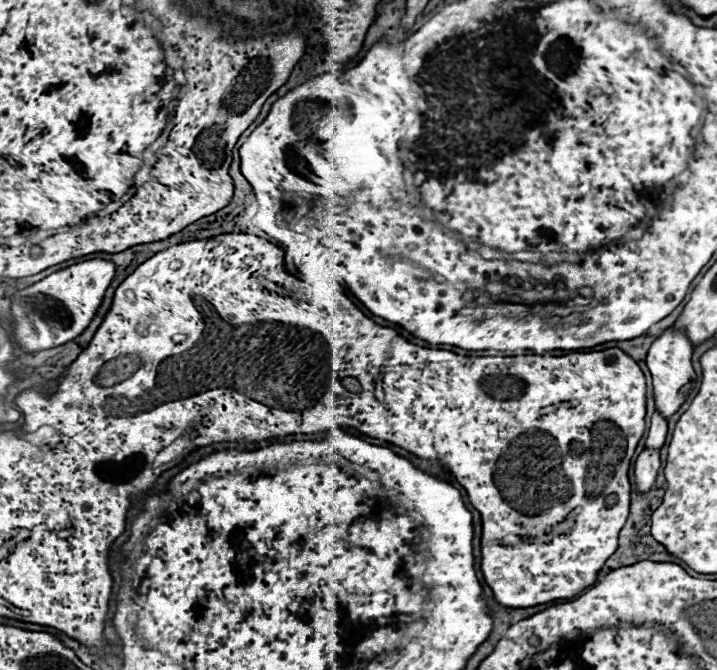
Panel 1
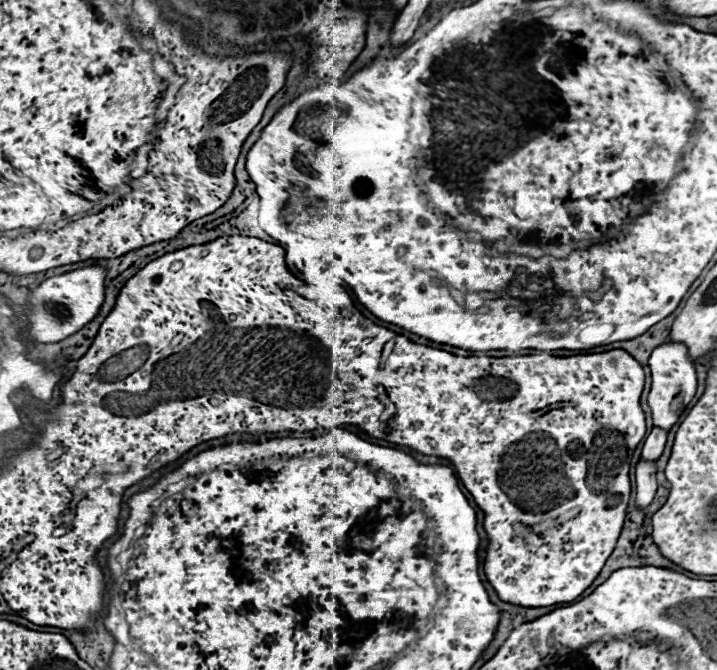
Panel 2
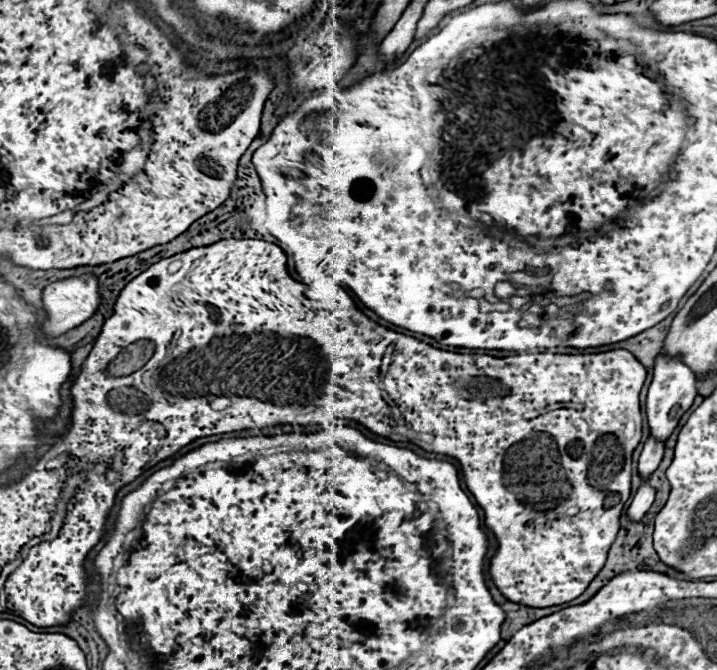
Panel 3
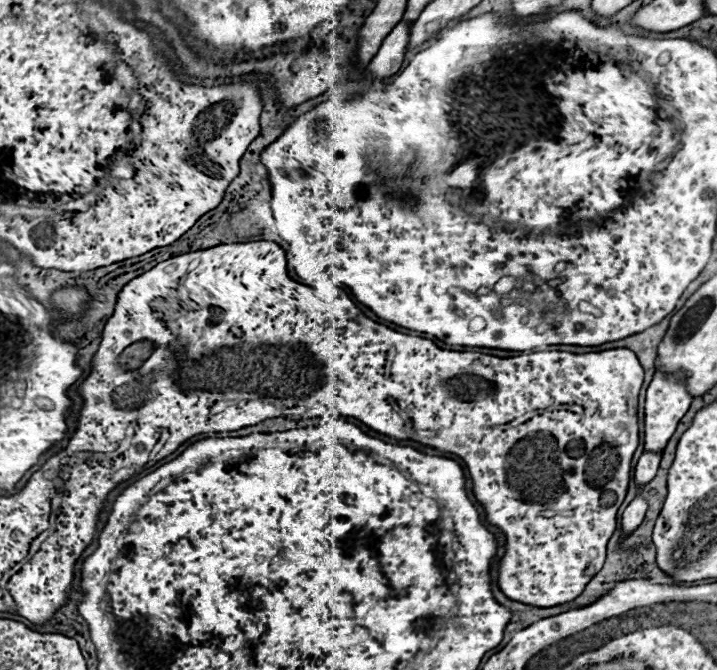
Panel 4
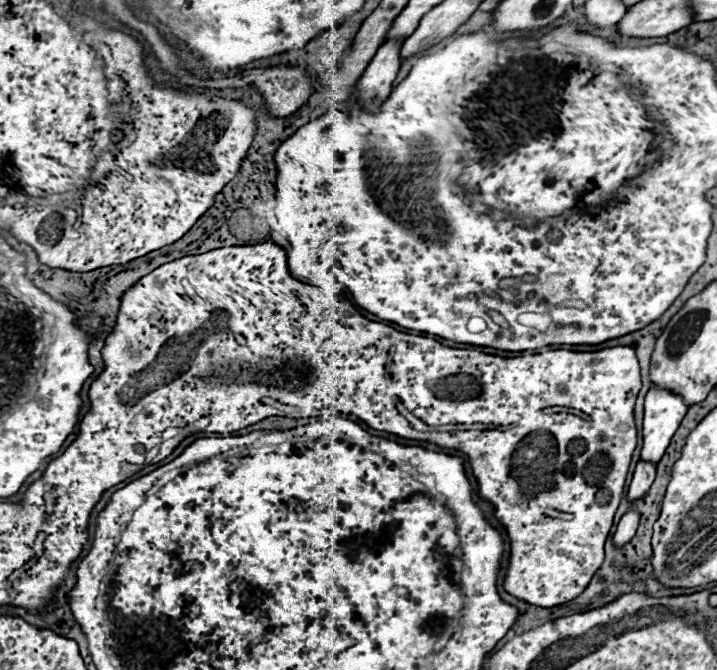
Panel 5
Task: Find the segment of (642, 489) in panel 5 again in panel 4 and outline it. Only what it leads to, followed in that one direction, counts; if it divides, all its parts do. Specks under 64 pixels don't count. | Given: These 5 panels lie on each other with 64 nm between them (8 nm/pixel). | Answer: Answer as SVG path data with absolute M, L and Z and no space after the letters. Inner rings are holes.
M644 450L644 454L640 456L640 460L636 464L636 474L634 474L638 486L648 484L656 476L660 460L662 460L662 452L648 452L648 450Z

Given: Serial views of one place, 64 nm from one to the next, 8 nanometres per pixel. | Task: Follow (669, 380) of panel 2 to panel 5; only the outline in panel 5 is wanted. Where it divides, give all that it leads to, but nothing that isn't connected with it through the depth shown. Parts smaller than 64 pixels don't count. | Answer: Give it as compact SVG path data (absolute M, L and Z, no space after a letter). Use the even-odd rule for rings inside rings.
M658 386L648 390L644 402L644 444L640 452L642 460L658 462L664 456L670 438L680 426L686 410L688 404L684 404L684 398L678 394Z

